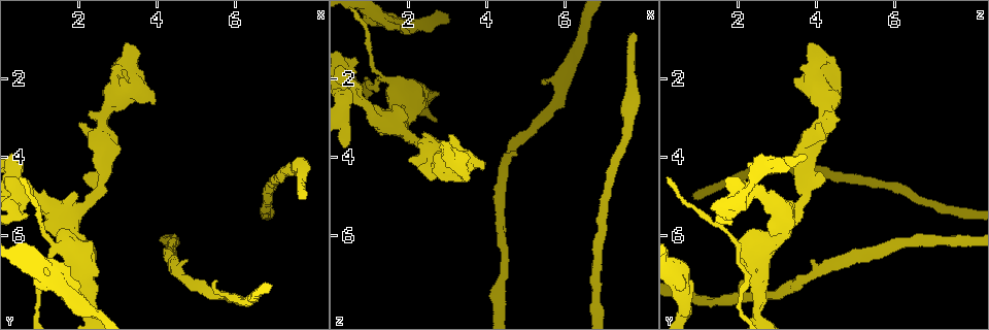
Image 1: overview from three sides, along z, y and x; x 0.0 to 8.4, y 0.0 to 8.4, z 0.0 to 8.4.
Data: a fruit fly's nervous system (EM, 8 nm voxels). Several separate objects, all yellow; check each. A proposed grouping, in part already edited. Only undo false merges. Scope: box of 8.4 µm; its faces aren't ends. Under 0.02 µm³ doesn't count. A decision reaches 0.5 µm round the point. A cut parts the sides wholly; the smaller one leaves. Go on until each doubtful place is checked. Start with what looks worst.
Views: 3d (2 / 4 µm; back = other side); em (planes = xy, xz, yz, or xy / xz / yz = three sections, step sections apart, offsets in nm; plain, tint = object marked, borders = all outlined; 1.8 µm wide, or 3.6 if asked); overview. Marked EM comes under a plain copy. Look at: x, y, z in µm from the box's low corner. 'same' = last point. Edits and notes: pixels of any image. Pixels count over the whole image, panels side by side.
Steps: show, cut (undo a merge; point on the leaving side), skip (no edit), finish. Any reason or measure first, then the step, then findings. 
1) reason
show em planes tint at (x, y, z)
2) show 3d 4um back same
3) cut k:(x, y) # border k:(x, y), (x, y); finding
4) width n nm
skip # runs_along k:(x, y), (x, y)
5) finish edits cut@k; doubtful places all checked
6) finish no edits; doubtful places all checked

abrupt turn
show em planes tint at (0.60, 4.85, 2.50)

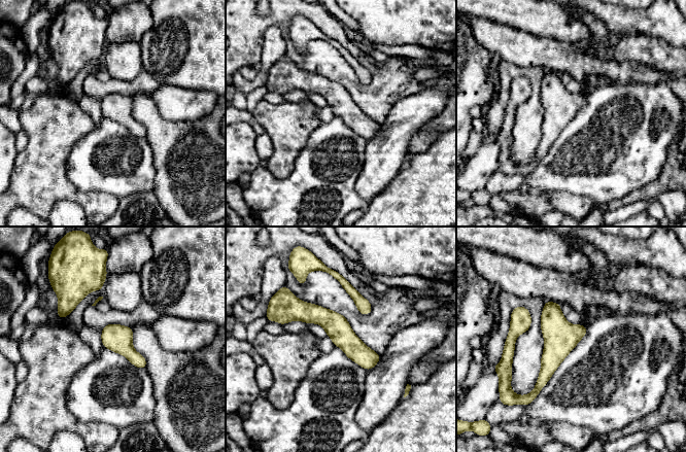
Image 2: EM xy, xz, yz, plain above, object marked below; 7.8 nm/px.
skip # runs_along 2:(283, 320), (320, 315), (377, 357); one neuron here

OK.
a narrow waist
show 3d 2um at (1.45, 6.35, 2.05)

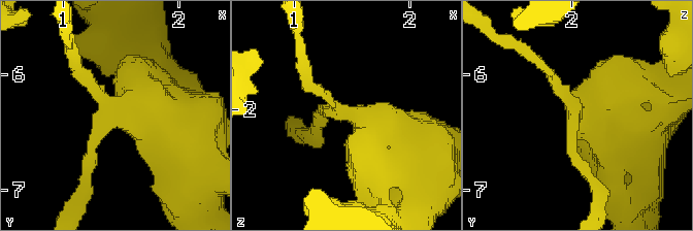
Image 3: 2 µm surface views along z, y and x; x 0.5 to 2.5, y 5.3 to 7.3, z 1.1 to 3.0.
now the EM
show em 3.6um planes tint at (1.44, 6.32, 2.04)

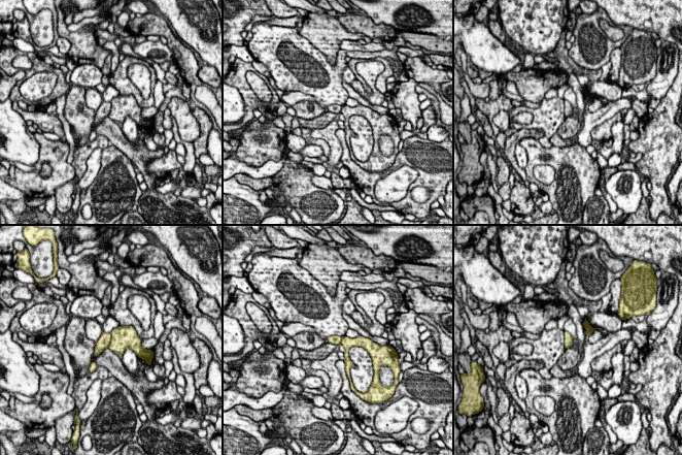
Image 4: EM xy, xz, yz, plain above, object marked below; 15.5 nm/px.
cut 4:(104, 340) # border 4:(110, 333), (110, 343), (107, 347); two neurons meet here

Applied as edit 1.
see it whole again
show overview

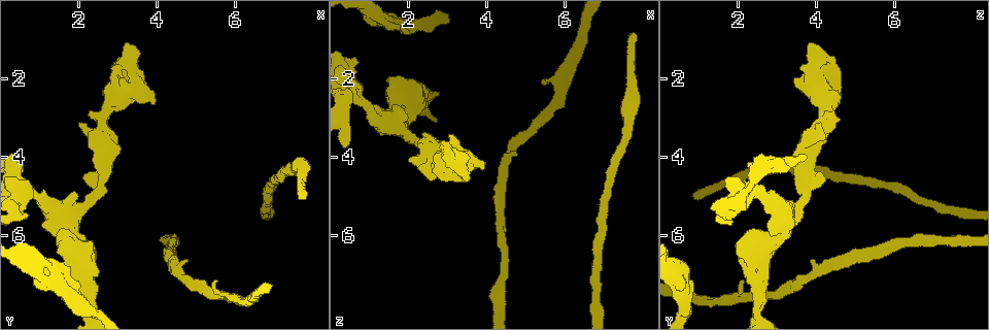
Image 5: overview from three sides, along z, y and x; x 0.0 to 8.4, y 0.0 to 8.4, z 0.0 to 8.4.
four-way junction
show 3d 2um at (2.00, 6.35, 2.85)

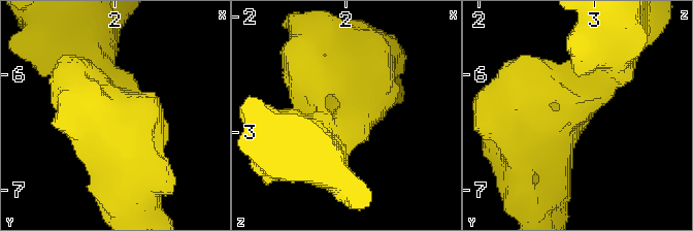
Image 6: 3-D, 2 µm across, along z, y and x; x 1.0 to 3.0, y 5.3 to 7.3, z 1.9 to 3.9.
shape alone is not enough
show em yz step 8 tint same

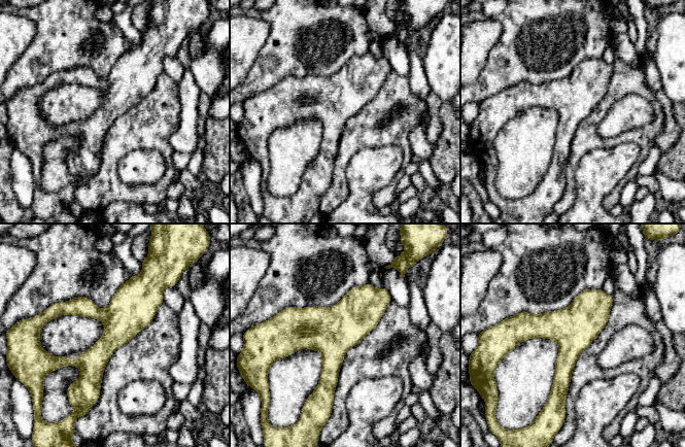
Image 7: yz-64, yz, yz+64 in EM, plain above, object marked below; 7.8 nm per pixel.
cut it another way
show em planes tint same

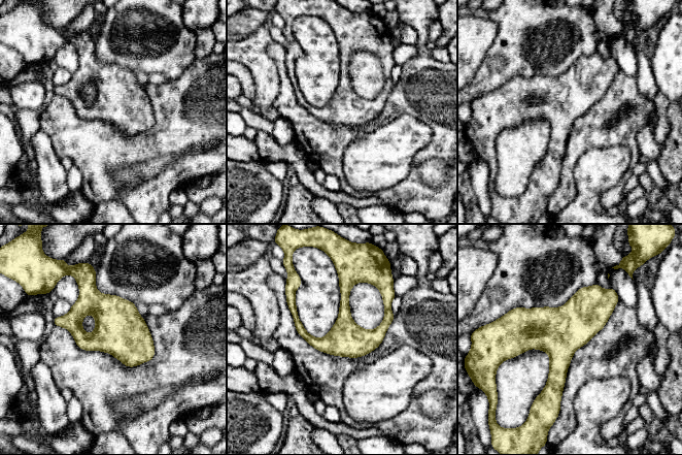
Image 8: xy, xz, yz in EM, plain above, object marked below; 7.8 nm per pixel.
skip # one neuron here

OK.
calibre changes
show 3d 4um at (3.35, 1.40, 4.05)

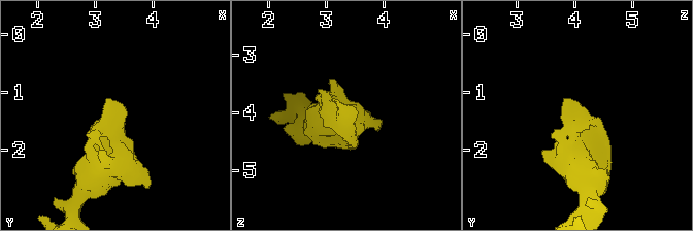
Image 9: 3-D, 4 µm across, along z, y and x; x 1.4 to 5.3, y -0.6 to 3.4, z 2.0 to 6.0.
need the tissue
show em planes tint at (3.35, 1.50, 4.05)

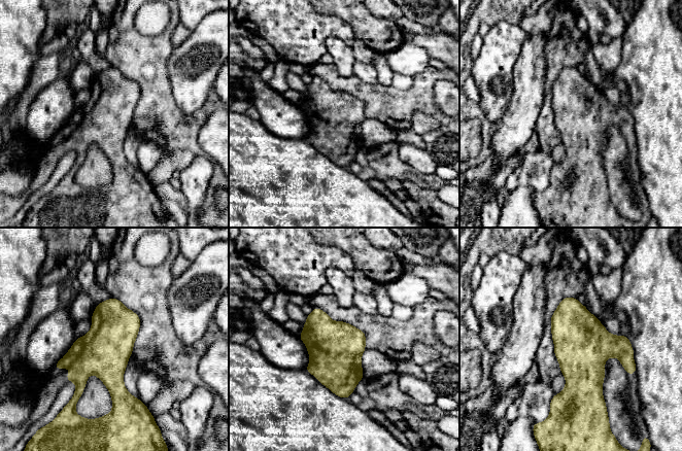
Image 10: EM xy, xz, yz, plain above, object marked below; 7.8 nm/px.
skip # one neuron here

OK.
a narrow waist
show 3d 4um at (3.20, 2.35, 4.20)

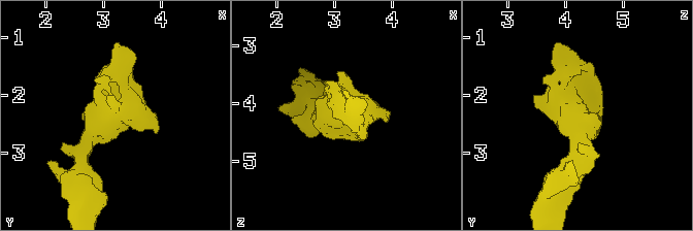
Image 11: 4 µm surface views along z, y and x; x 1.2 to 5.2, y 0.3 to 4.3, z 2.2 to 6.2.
shape alone is not enough
show em 3.6um planes tint at (3.25, 2.30, 4.15)

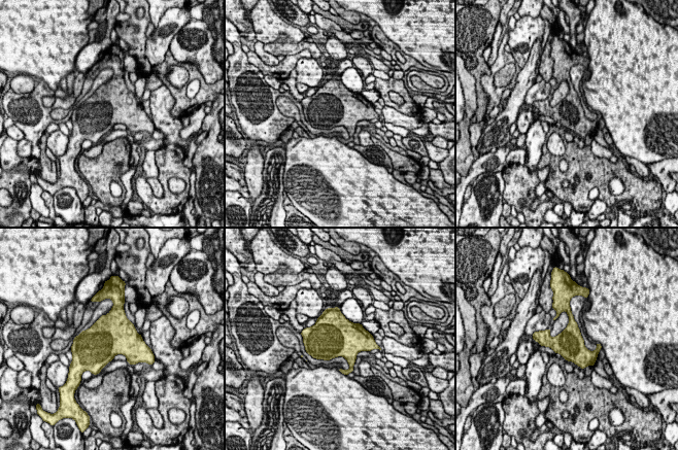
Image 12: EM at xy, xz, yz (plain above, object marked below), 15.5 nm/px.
skip # continuous, no second neuron

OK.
finish edits cut@4; doubtful places all checked

